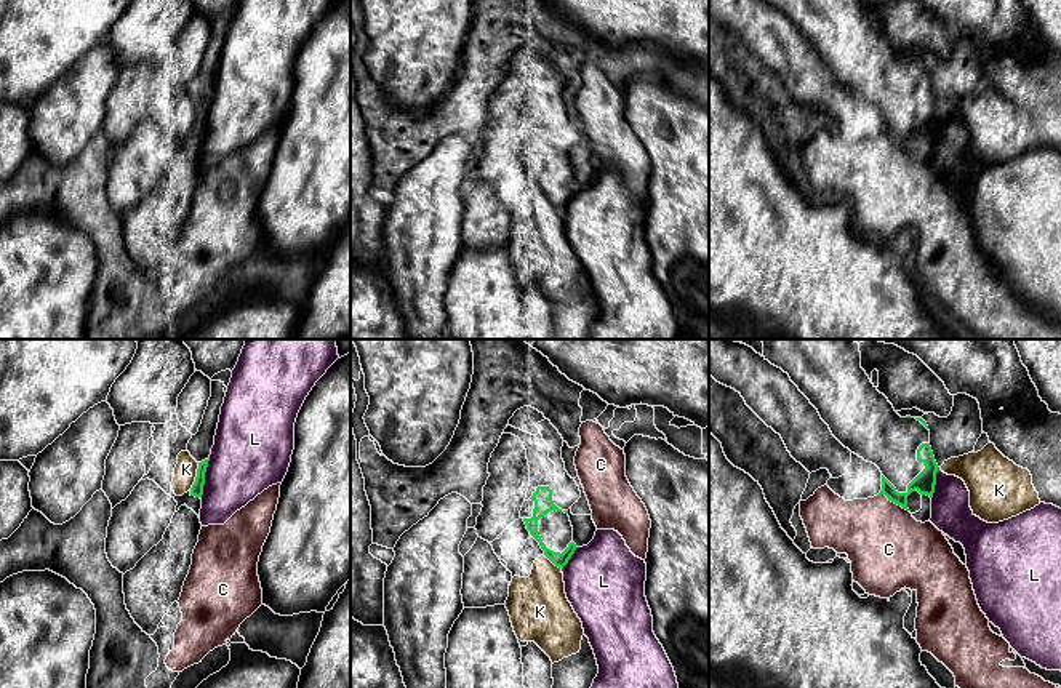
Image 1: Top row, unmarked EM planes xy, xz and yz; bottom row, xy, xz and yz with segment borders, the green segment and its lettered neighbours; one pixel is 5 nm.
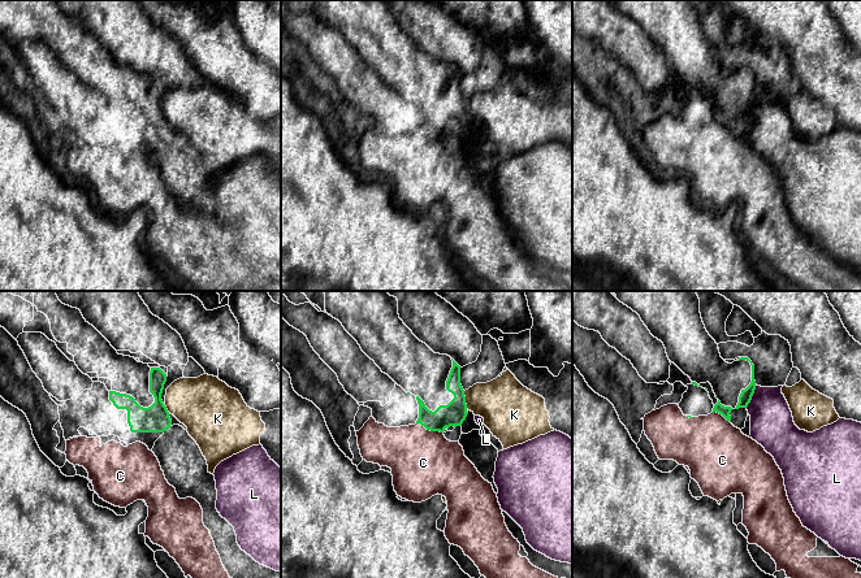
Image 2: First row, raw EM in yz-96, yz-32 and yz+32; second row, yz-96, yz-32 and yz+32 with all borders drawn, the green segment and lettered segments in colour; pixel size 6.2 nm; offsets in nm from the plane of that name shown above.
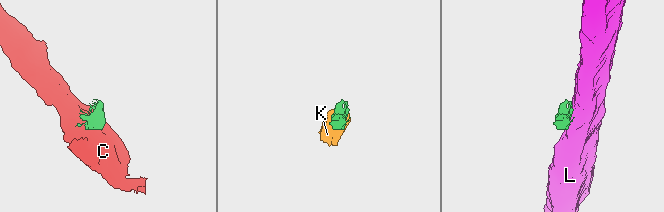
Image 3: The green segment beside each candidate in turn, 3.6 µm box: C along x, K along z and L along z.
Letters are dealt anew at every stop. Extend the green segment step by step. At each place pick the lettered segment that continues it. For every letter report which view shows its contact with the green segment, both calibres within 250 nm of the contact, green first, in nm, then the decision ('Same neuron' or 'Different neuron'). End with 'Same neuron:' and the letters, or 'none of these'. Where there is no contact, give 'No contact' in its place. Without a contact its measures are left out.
C: Touches green in yz. Thickness 100 nm (green) against 400 nm. Different neuron
K: Touches green in xy. Thickness 60 nm (green) against 110 nm. Different neuron
L: Touches green in xy. Thickness 60 nm (green) against 360 nm. Different neuron
Same neuron: none of these

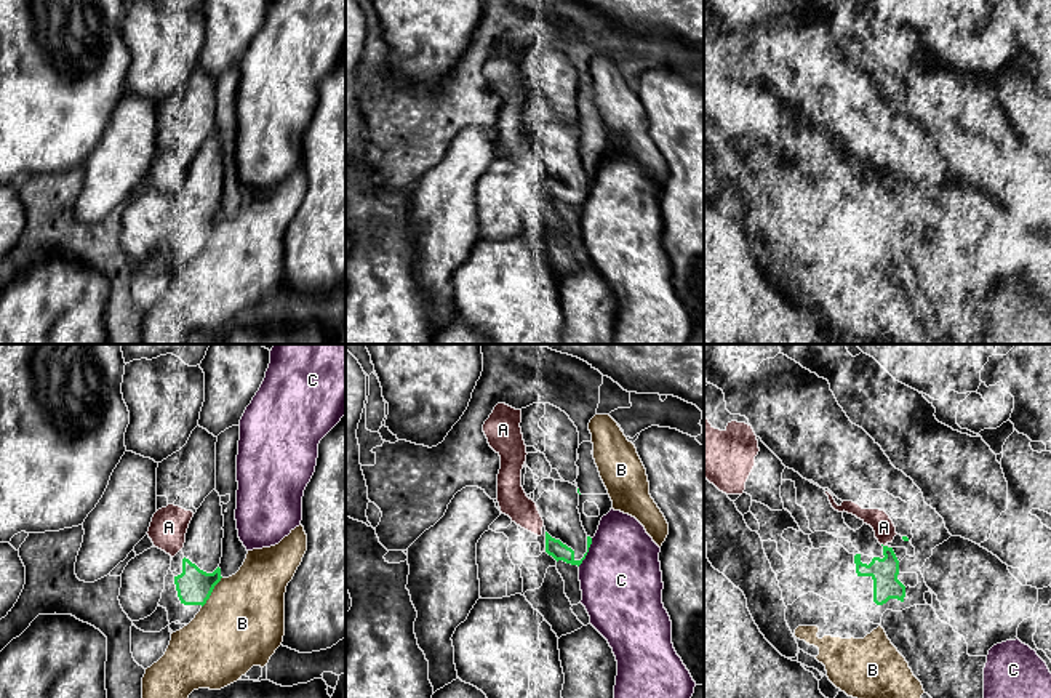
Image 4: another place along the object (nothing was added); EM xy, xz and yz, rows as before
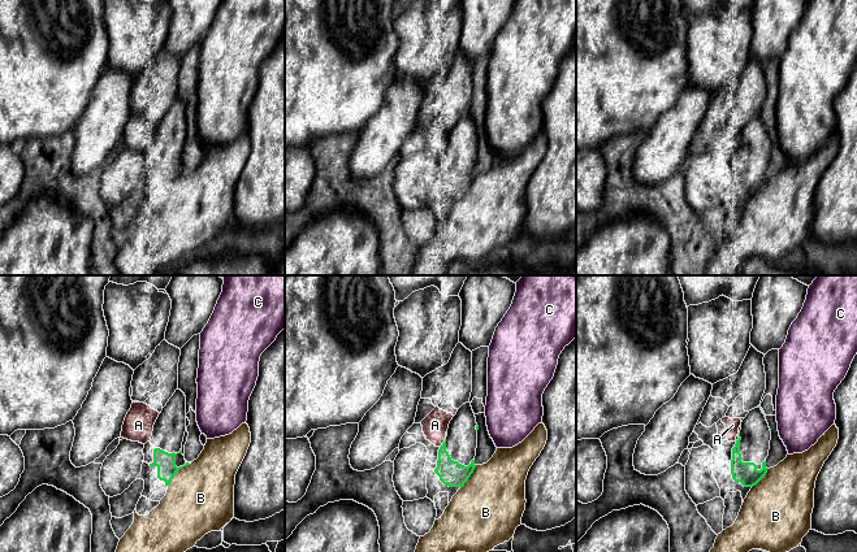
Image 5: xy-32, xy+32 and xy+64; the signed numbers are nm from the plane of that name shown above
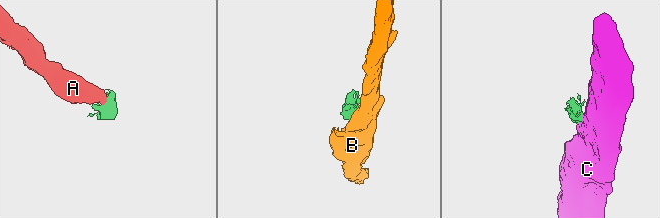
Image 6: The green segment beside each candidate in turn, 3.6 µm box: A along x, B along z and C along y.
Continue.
A: Touches green in yz. Thickness 140 nm (green) against 110 nm. Different neuron
B: Touches green in xy. Thickness 180 nm (green) against 420 nm. Different neuron
C: Touches green in xz. Thickness 90 nm (green) against 420 nm. Different neuron
Same neuron: none of these

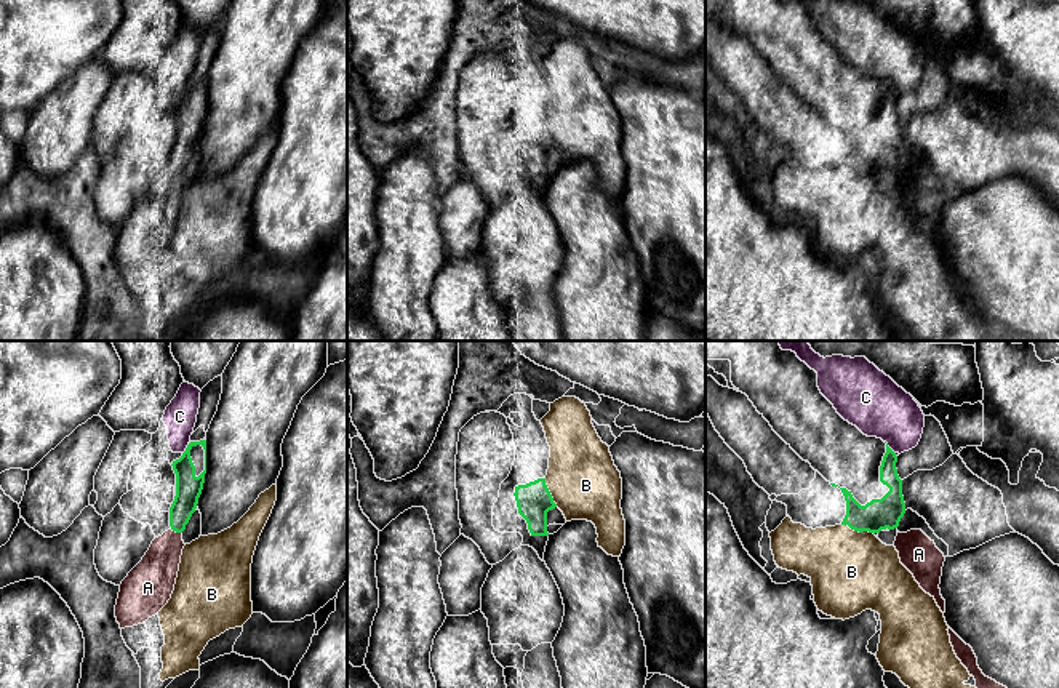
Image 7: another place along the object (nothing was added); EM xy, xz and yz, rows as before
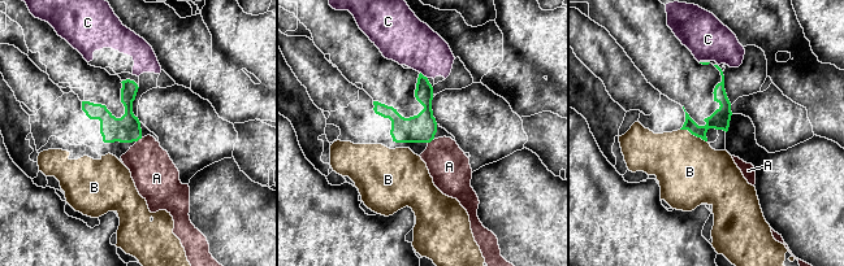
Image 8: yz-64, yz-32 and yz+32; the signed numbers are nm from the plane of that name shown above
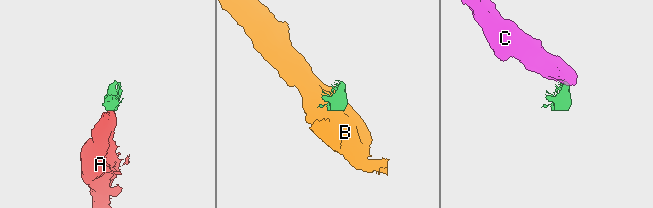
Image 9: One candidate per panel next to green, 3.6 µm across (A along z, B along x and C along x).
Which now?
A: Touches green in xy. Thickness 130 nm (green) against 220 nm. Same neuron
B: Touches green in yz. Thickness 160 nm (green) against 400 nm. Different neuron
C: Touches green in yz. Thickness 100 nm (green) against 300 nm. Different neuron
Same neuron: A

